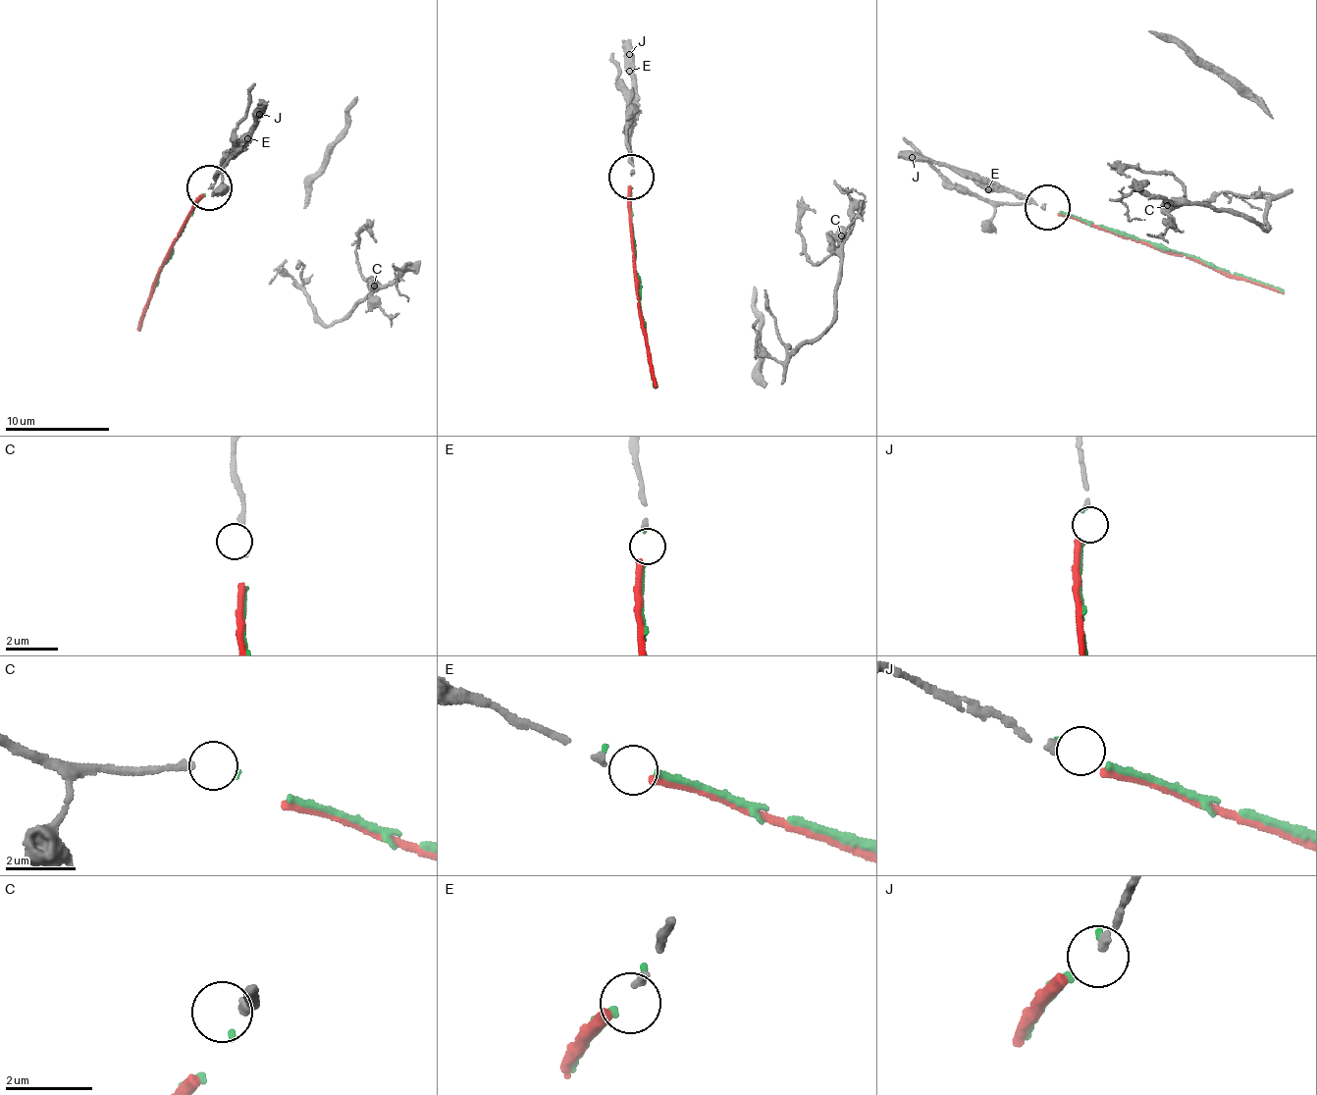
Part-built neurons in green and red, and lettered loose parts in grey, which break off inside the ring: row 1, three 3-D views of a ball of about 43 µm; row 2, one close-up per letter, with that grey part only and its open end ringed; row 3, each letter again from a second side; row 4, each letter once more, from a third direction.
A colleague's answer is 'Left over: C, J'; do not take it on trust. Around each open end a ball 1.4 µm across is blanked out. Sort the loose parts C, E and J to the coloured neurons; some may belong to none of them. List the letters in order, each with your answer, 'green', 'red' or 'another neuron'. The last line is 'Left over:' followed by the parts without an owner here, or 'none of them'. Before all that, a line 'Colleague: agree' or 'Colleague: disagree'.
Colleague: agree
C: another neuron
E: red
J: another neuron
Left over: C, J

